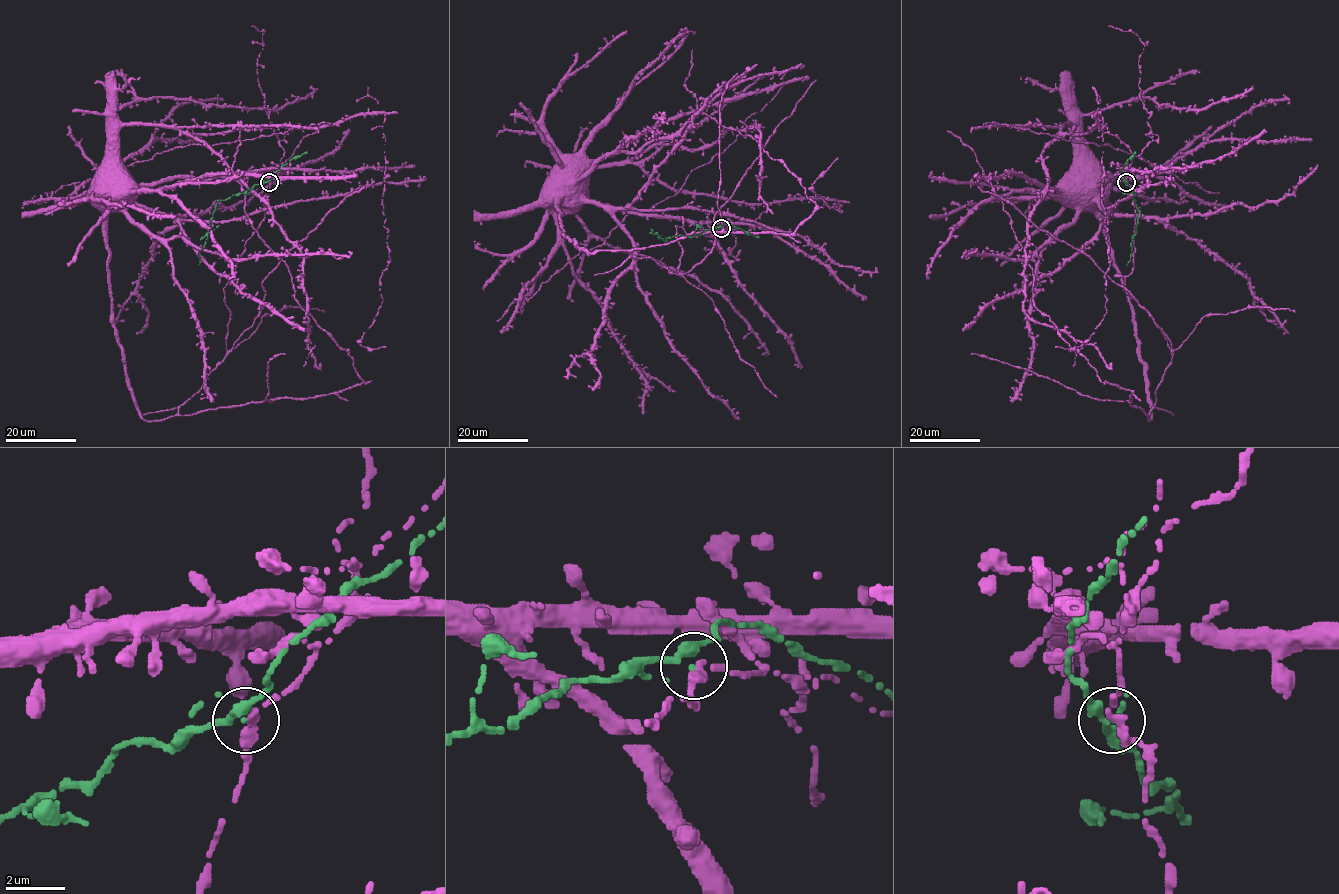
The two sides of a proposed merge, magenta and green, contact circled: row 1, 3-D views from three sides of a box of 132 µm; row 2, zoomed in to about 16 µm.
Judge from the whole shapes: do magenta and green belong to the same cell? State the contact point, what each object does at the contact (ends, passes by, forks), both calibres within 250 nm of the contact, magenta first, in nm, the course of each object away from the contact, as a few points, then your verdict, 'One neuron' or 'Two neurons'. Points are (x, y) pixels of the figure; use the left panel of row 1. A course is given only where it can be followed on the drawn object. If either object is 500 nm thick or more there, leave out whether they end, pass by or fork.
Place: (269, 182). At the ring magenta passes by. At the ring green passes by. Thickness 260 nm (magenta) against 180 nm. Course of magenta: (270, 181), (278, 174), (274, 168), (209, 178), (170, 178), (142, 183), (135, 189), (134, 199), (124, 196). Course of green: (269, 181), (255, 184), (251, 189), (217, 202), (205, 245), (199, 253), (199, 265). Two neurons

